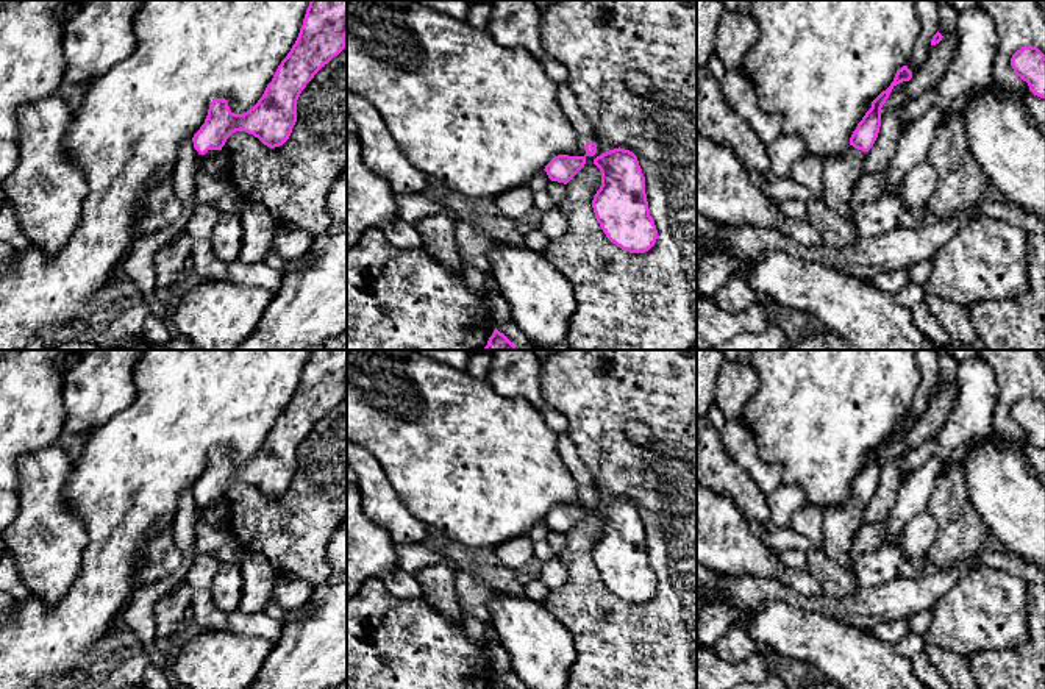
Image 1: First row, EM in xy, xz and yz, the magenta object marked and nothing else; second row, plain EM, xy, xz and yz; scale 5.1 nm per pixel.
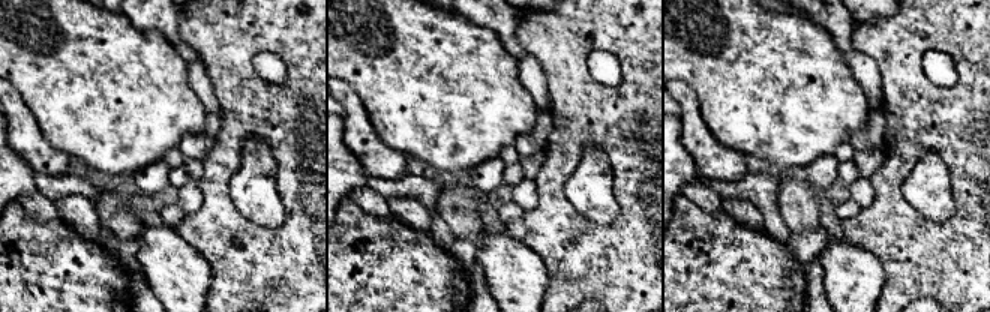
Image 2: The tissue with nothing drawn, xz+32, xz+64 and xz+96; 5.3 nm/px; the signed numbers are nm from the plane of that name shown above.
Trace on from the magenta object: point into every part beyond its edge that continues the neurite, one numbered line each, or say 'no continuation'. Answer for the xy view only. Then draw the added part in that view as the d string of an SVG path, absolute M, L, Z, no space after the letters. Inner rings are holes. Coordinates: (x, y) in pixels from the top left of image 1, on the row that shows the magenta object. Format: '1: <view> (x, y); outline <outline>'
1: xy (211, 155); outline M223 147L220 150L208 150L205 155L200 155L195 150L195 159L197 159L198 170L202 170L205 162L219 159L222 156L222 152L223 152Z

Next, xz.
1: xz (581, 139); outline M578 136L578 144L576 144L576 147L578 147L580 156L584 156L584 155L586 155L584 145L586 145L587 142L595 142L595 139L594 139L594 137L587 137L587 136Z

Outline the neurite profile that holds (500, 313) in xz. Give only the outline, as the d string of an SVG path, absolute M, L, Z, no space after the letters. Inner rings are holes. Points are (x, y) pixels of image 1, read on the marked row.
M500 294L487 295L487 306L495 327L514 320L508 302Z

